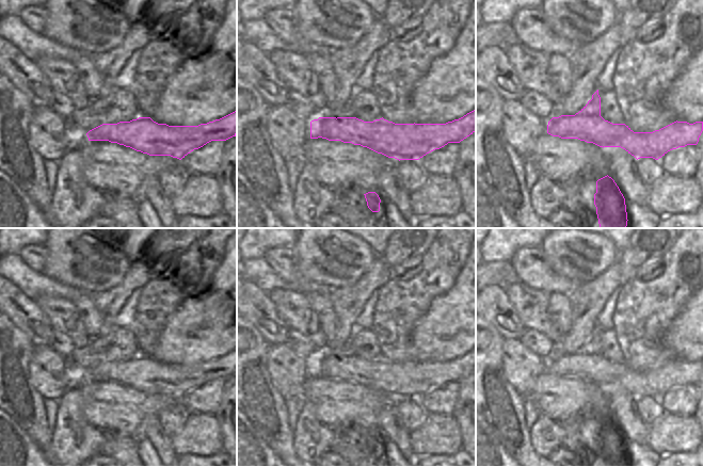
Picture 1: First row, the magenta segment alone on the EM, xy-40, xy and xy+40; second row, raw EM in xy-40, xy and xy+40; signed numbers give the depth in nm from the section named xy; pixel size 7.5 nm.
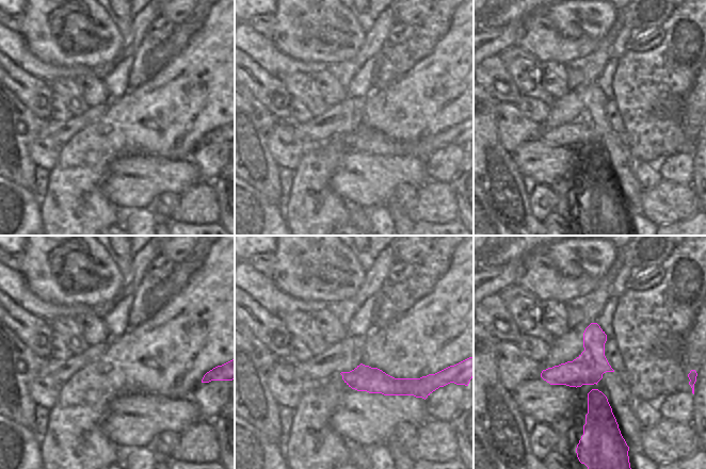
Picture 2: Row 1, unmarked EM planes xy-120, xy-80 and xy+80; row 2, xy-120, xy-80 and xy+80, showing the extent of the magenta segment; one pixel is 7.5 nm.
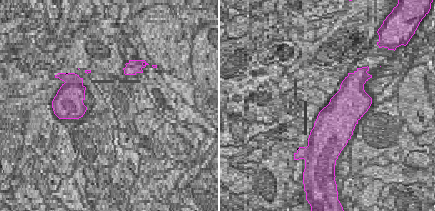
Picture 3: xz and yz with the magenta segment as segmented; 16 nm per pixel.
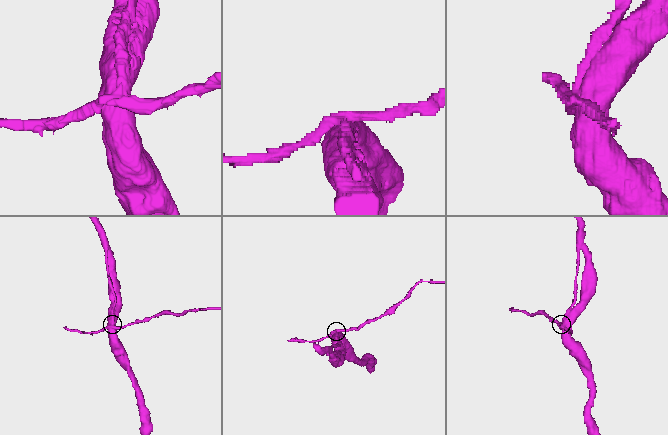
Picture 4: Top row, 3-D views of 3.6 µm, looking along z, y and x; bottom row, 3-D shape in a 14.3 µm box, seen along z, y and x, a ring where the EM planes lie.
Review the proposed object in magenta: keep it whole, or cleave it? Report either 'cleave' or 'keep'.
cleave

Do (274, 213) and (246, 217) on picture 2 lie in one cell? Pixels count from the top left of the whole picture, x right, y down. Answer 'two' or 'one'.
one

